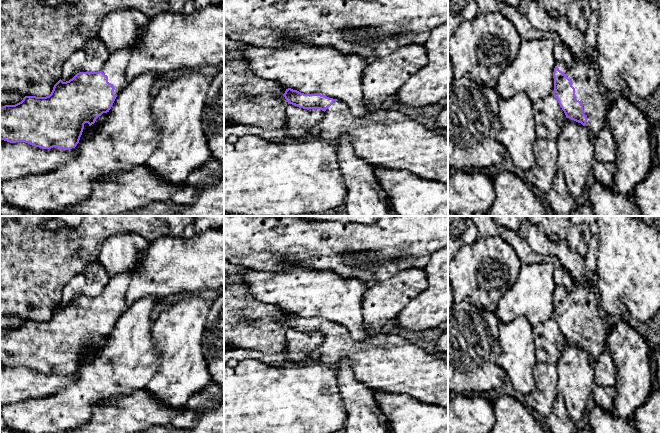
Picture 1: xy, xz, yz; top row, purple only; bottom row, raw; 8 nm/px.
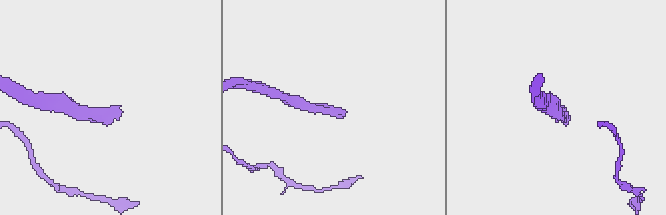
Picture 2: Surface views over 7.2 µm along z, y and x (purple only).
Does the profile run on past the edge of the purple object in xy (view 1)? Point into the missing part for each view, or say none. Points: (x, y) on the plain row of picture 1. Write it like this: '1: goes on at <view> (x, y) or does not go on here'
1: goes on at xy (115, 291)

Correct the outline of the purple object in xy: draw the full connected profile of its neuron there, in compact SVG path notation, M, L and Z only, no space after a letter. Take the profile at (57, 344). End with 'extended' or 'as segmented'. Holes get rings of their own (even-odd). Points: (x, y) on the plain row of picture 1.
M130 272L111 276L98 296L79 296L69 305L60 303L49 320L25 320L15 329L0 331L0 363L10 367L25 366L42 373L75 372L84 348L91 350L99 340L109 336L117 319L127 310L125 298L129 280Z; extended

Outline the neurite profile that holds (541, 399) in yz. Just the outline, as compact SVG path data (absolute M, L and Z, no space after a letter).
M537 363L534 368L535 388L525 395L528 407L546 418L558 396L557 368L554 364Z

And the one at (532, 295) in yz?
M552 262L522 264L515 285L499 300L498 322L525 316L532 328L553 318L556 288Z

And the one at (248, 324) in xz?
M224 260L224 348L249 349L271 355L287 348L284 321L286 312L279 307L256 301L243 281L246 268Z

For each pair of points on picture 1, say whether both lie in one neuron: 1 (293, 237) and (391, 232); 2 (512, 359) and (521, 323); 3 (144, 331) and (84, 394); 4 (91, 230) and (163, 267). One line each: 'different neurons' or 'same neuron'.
1: same neuron
2: same neuron
3: same neuron
4: different neurons

